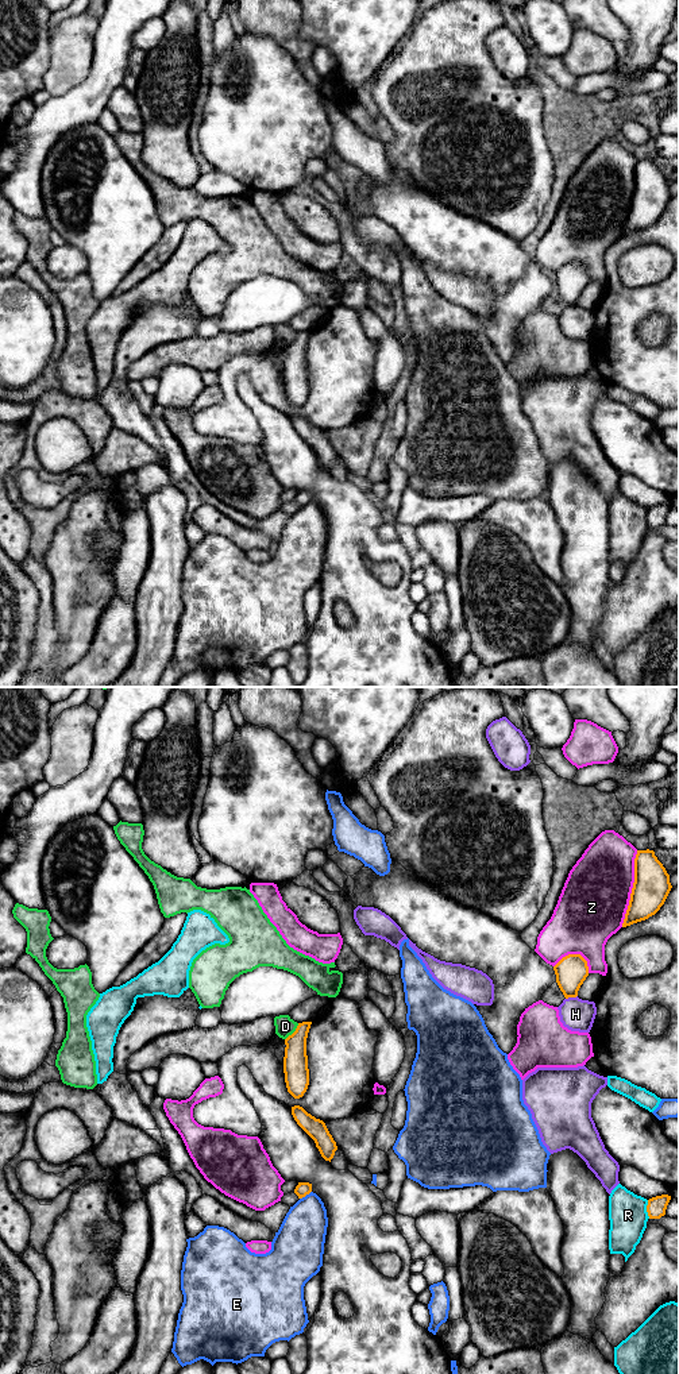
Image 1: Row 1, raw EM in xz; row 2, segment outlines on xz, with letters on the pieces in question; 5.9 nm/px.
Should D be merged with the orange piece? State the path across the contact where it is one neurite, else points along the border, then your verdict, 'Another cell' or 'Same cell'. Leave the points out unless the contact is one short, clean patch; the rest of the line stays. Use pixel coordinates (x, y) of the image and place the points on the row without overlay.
Boundary: xz (299, 332), (285, 348). Another cell

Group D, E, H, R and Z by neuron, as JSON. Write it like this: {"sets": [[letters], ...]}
{"sets": [["D"], ["E"], ["H"], ["R"], ["Z"]]}

